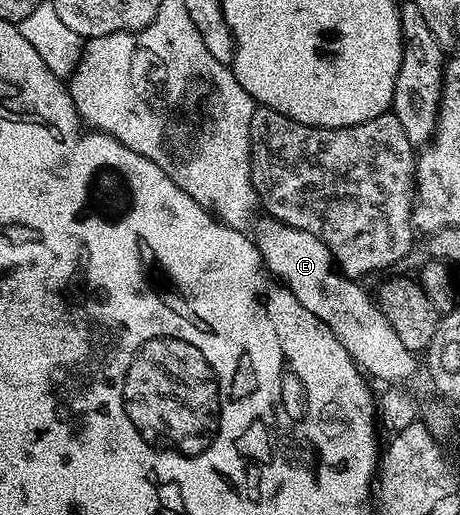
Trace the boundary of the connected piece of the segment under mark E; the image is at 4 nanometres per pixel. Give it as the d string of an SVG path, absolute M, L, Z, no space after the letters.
M265 219L255 232L255 240L266 270L289 289L295 299L299 299L299 303L303 303L303 307L315 315L315 319L324 323L343 343L343 347L347 347L358 369L368 374L374 382L405 383L401 381L416 373L418 354L403 347L399 335L395 335L391 323L387 323L376 300L370 294L369 297L365 294L361 286L364 284L340 272L331 251L323 242L315 239L315 235L307 235L307 231L299 231L281 221Z

